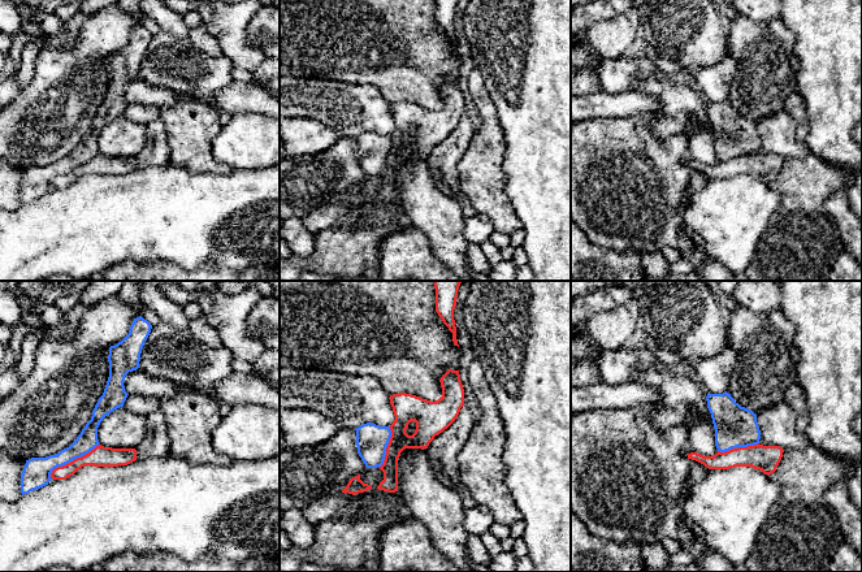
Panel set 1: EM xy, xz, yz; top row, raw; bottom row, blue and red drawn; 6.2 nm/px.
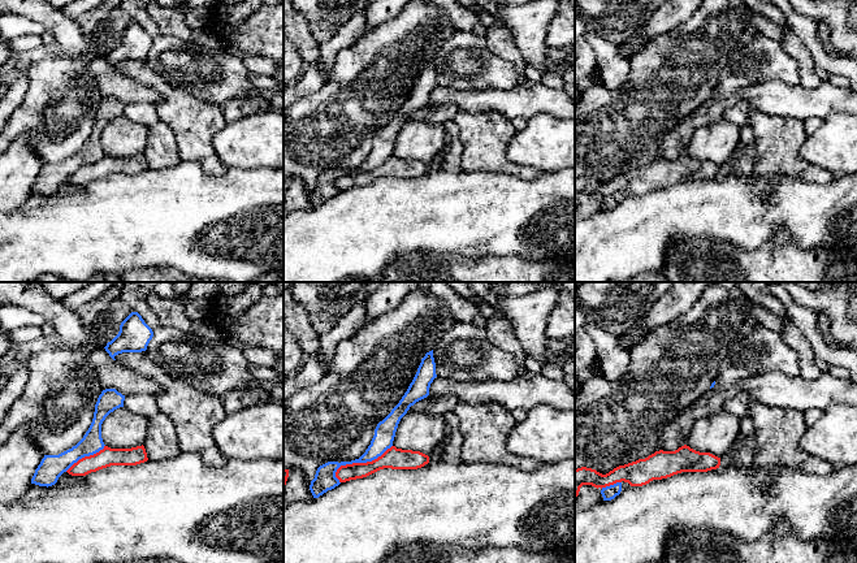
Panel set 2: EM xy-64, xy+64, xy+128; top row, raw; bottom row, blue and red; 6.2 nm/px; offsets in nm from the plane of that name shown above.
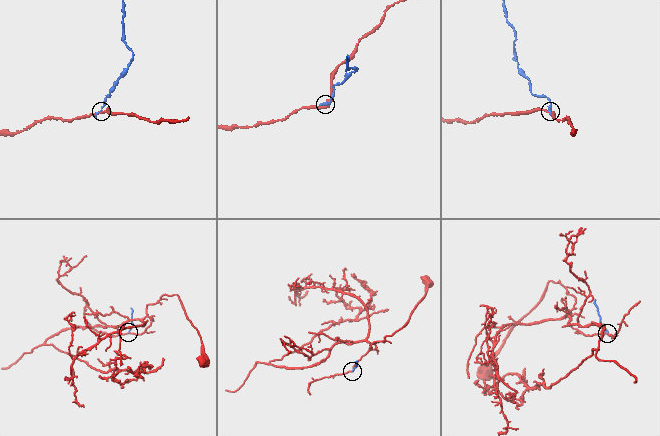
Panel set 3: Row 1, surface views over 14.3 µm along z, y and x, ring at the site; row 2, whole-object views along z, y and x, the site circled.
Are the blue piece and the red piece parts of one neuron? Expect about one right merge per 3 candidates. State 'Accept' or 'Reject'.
Reject

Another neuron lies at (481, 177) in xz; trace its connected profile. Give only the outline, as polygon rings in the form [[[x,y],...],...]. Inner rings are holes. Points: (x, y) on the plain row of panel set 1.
[[[477,69],[469,73],[469,95],[482,124],[458,162],[460,190],[472,202],[476,213],[490,220],[494,230],[512,235],[523,226],[504,191],[506,138],[497,108]]]

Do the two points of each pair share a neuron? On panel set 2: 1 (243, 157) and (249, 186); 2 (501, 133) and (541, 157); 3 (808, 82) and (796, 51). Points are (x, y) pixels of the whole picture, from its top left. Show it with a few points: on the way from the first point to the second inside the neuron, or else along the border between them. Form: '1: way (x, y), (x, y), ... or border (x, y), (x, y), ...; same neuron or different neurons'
1: border (269, 167), (228, 169); different neurons
2: border (518, 131), (507, 146), (507, 157), (526, 167); different neurons
3: way (808, 74), (804, 59); same neuron

